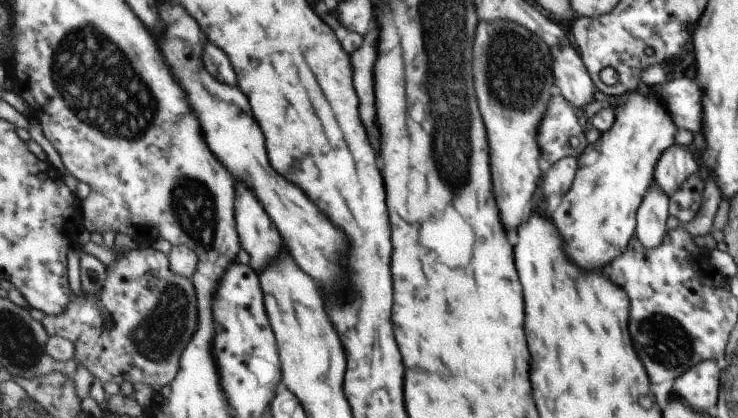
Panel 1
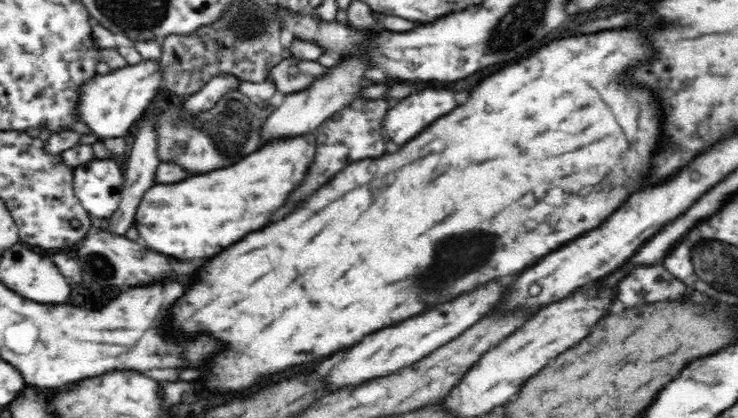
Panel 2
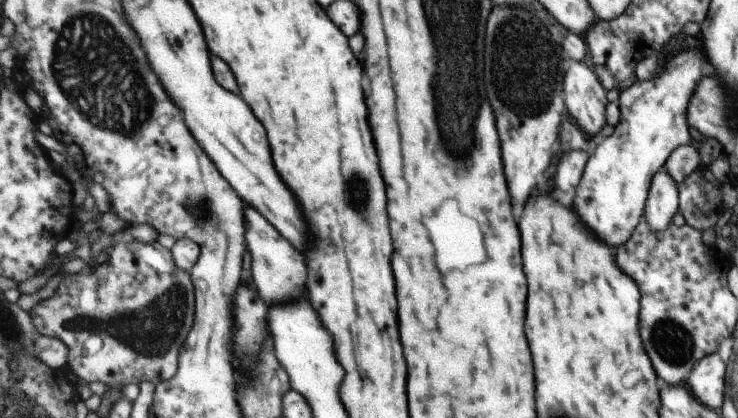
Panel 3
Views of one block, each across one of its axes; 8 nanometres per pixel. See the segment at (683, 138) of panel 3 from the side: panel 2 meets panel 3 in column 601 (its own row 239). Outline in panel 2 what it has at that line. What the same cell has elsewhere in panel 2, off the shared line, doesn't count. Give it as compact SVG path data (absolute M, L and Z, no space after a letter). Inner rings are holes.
M314 132L272 139L236 166L192 176L178 184L154 185L144 193L133 220L142 243L167 257L208 260L220 248L228 248L248 232L260 230L260 226L266 226L270 212L284 204L290 190L302 184L315 159L312 140L316 140Z

